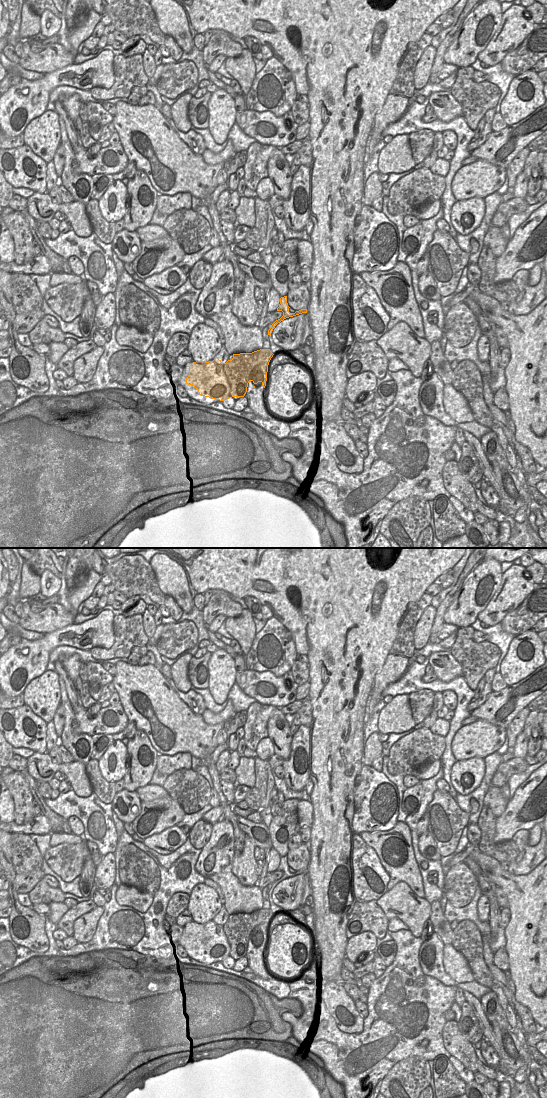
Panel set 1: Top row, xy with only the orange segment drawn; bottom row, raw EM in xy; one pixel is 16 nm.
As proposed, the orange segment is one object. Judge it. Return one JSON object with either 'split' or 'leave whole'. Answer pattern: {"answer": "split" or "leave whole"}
{"answer": "split"}

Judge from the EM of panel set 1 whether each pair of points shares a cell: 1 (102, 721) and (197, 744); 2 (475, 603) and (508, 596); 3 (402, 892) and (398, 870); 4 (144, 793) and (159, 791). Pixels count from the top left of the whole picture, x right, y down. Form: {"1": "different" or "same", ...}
{"1": "different", "2": "different", "3": "different", "4": "same"}

